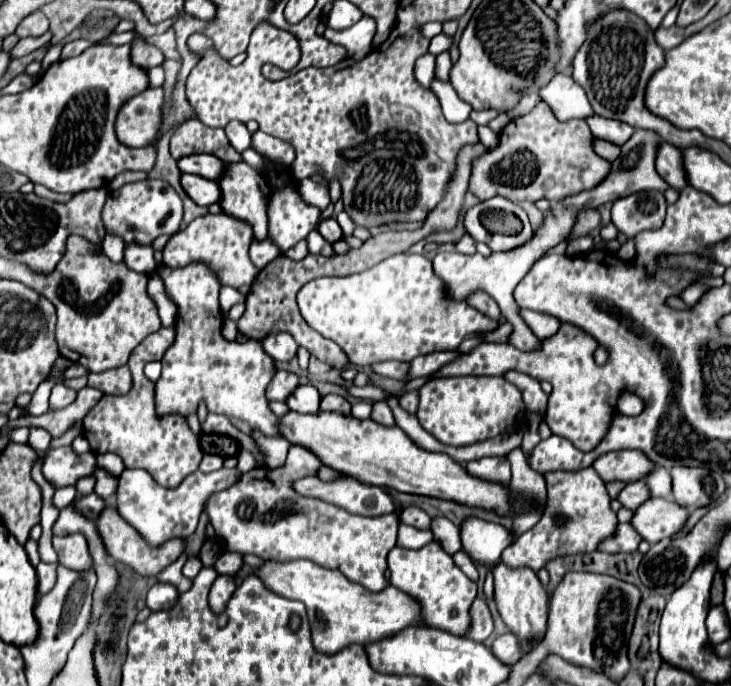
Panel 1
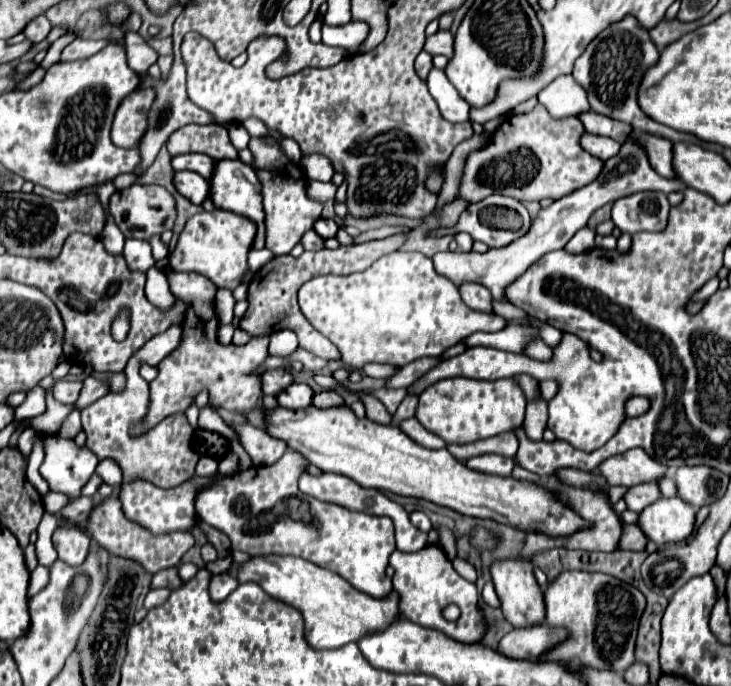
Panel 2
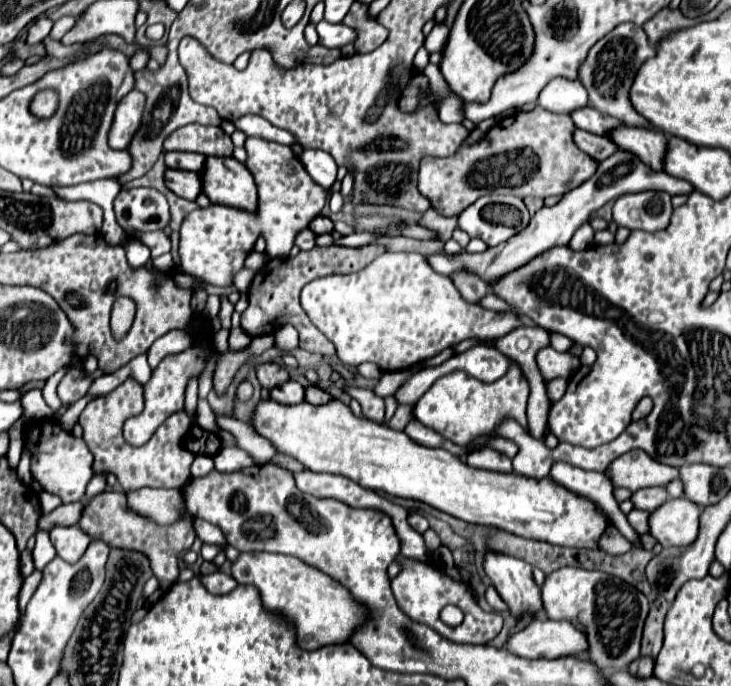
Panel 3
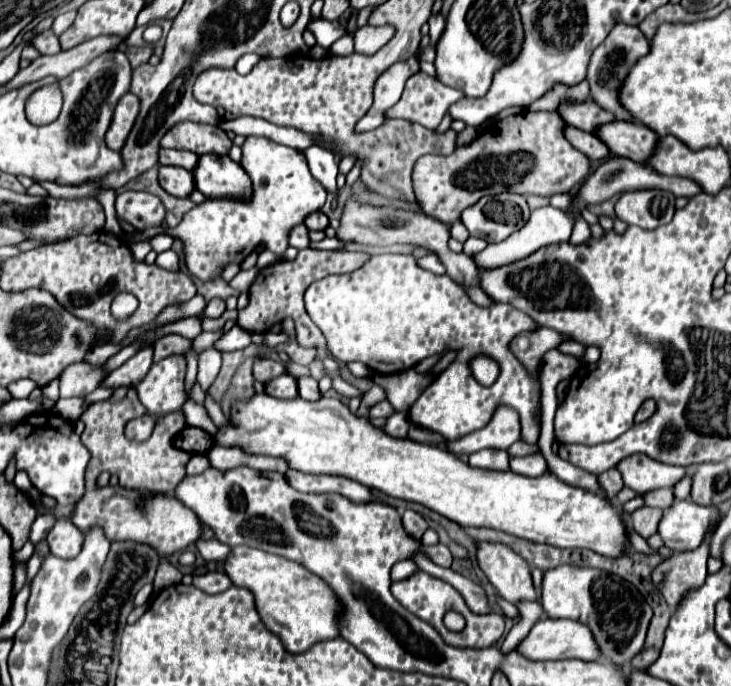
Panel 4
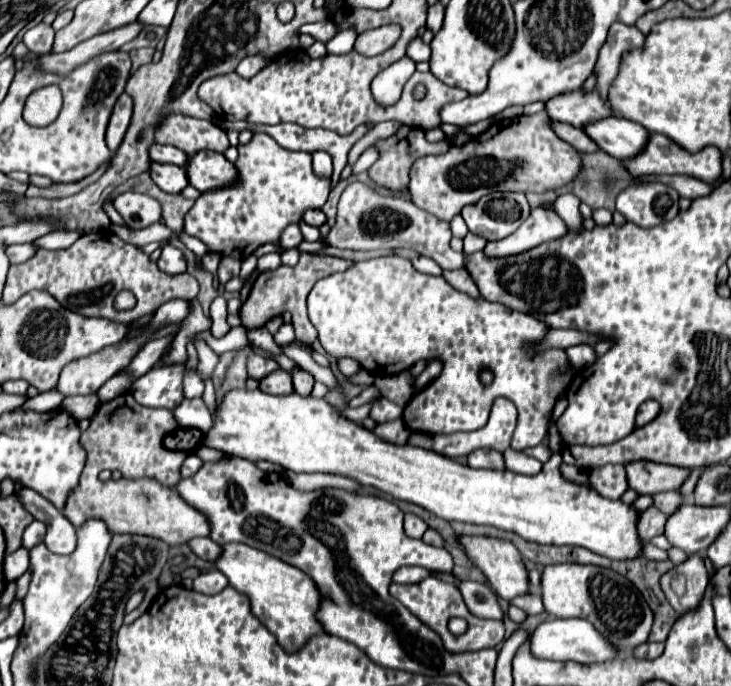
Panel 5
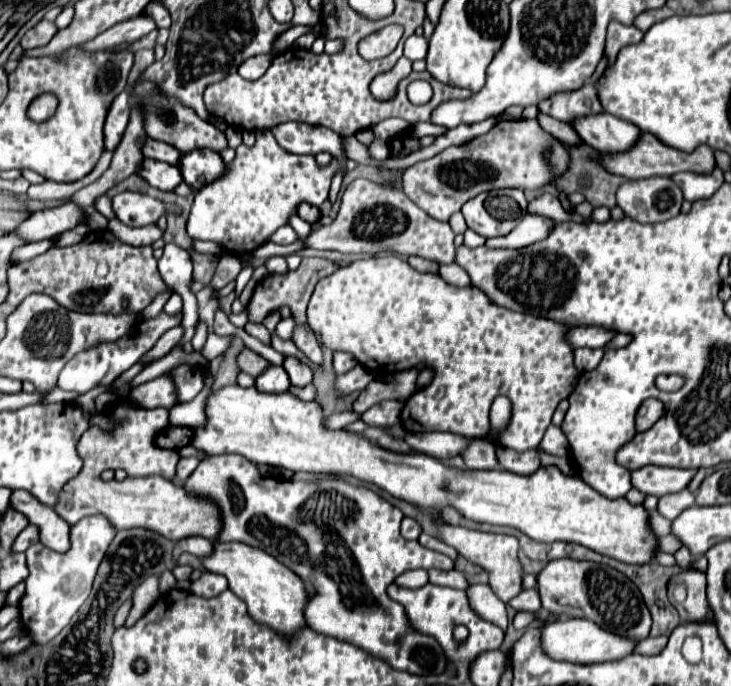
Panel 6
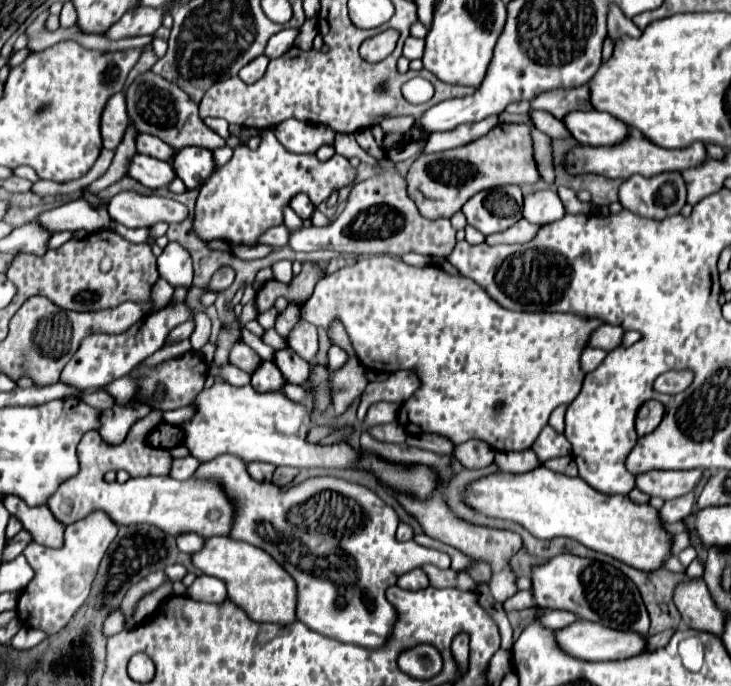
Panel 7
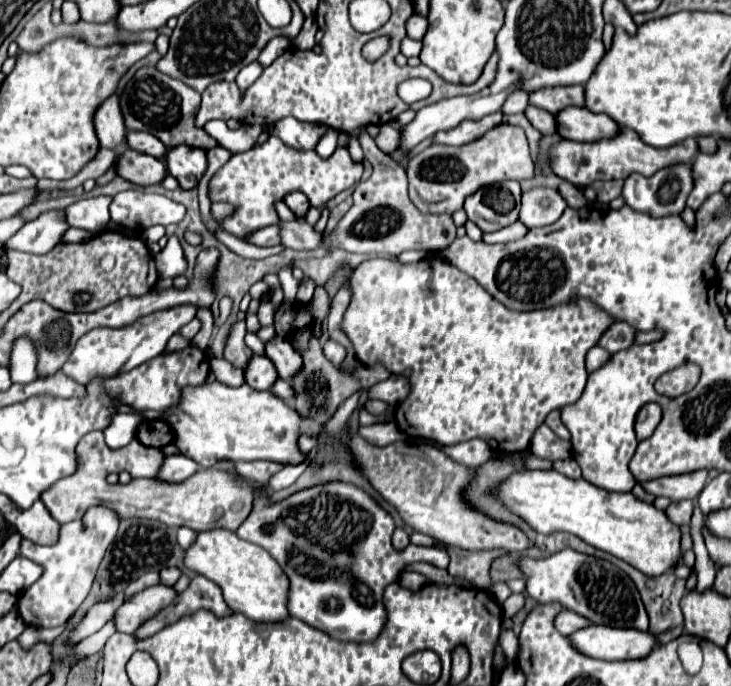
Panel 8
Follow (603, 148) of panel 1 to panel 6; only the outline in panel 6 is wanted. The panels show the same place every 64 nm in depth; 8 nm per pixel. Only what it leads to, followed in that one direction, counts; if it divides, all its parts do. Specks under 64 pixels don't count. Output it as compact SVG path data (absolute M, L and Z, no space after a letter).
M538 114L538 120L540 120L540 126L550 132L552 136L556 136L560 142L568 144L568 146L580 146L584 144L578 136L578 132L572 128L572 124L566 124L566 122L560 122L560 120L554 120L552 116L546 116L546 114Z

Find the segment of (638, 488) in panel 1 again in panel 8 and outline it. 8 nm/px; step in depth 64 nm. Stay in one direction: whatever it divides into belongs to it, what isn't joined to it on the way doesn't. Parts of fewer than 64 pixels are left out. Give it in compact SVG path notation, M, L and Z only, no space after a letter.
M680 500L680 502L672 502L666 508L666 516L674 522L674 524L688 524L692 518L692 508L694 502L692 500Z

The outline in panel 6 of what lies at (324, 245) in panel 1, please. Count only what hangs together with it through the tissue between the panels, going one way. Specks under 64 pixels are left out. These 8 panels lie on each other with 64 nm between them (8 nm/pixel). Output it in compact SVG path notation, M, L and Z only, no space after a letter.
M282 226L282 228L278 228L274 234L272 234L272 238L270 238L272 242L276 242L276 244L292 244L292 242L296 242L298 240L298 234L294 232L294 228L292 226Z

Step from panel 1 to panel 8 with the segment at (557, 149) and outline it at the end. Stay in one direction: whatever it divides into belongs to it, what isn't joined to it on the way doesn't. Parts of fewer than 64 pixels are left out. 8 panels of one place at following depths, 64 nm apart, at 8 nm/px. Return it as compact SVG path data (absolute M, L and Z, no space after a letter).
M500 124L492 130L488 130L482 138L470 142L470 144L464 144L464 146L428 146L426 150L422 150L420 154L412 156L410 162L408 162L408 168L406 168L406 174L408 174L408 182L410 182L410 200L416 204L416 208L420 208L420 212L428 214L454 214L456 210L462 208L464 200L488 186L488 184L496 184L500 180L516 180L516 182L522 182L522 180L530 180L534 178L534 162L530 158L530 152L528 152L528 140L526 140L526 134L520 126L510 126L510 124Z

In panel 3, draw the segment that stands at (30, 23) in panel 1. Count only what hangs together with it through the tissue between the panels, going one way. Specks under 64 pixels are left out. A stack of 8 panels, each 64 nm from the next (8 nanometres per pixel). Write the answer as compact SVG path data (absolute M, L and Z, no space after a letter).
M46 16L38 18L30 28L28 28L26 43L27 44L38 44L48 36L50 28L53 26L53 21L48 20Z

